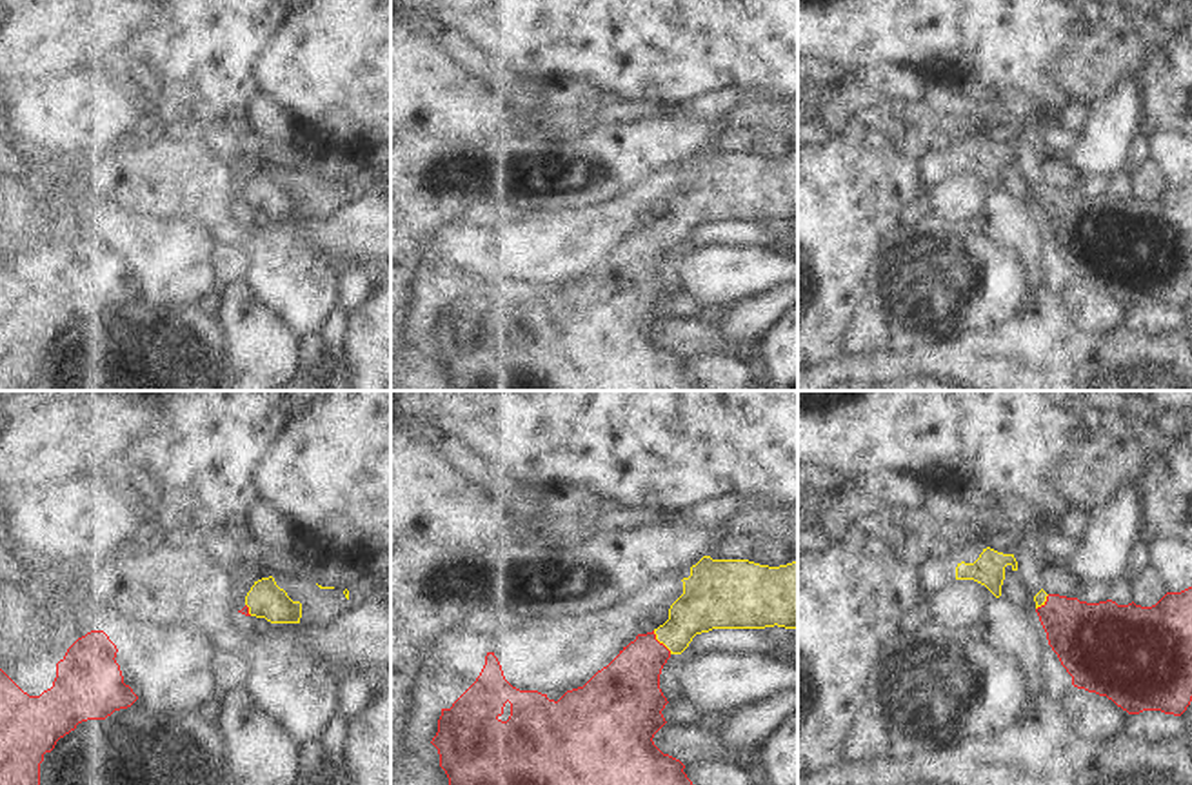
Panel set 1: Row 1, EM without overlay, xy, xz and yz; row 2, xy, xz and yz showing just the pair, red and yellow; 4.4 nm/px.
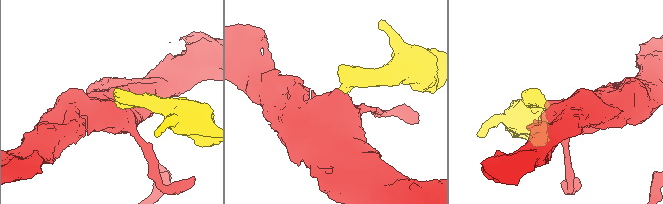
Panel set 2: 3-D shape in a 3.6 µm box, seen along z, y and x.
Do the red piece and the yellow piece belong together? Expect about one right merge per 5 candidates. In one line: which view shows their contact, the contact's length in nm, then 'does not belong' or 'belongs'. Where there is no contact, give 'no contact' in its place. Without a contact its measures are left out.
contact in xz; length 130 nm; belongs

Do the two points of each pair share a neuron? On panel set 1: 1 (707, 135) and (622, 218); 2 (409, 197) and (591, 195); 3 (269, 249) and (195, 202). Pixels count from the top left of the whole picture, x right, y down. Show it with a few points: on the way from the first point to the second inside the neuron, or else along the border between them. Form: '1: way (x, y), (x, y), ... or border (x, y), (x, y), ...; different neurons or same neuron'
1: border (689, 158), (664, 168), (638, 184); different neurons
2: way (455, 200), (546, 200); same neuron
3: way (251, 238), (213, 208); same neuron

